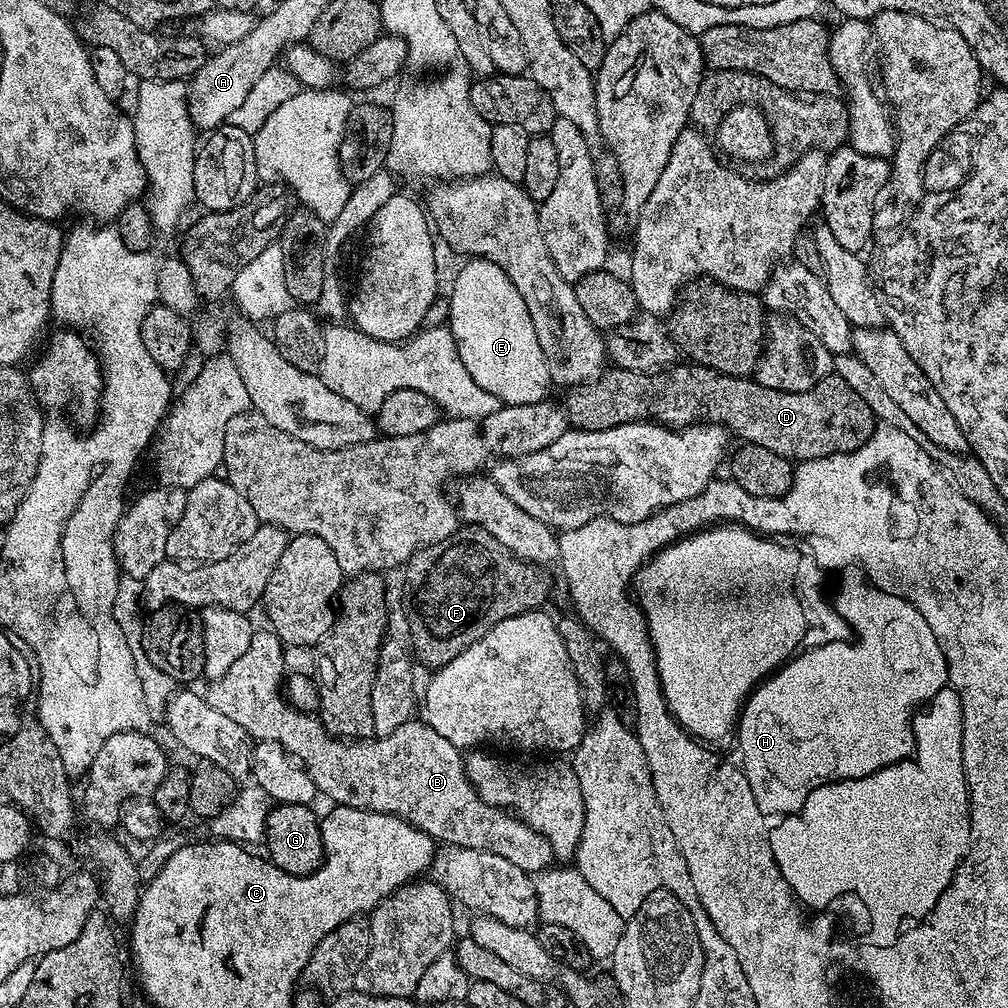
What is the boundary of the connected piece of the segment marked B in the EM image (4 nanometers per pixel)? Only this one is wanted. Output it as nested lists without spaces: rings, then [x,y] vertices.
[[[257,631],[250,642],[250,650],[246,650],[246,654],[242,654],[242,658],[238,658],[238,662],[234,662],[234,666],[230,666],[226,674],[222,674],[222,678],[207,685],[208,704],[214,706],[218,714],[226,714],[226,718],[238,722],[238,726],[242,726],[242,730],[246,730],[253,741],[269,740],[281,744],[307,768],[317,793],[329,795],[337,806],[397,816],[410,821],[415,828],[441,845],[470,847],[489,851],[490,854],[500,854],[529,874],[539,874],[553,863],[552,847],[550,842],[546,842],[544,835],[535,832],[519,816],[486,803],[468,781],[461,749],[446,742],[446,738],[442,738],[442,734],[424,723],[423,719],[410,719],[388,736],[343,740],[329,732],[315,715],[293,708],[286,702],[282,691],[286,680],[284,652],[286,653],[285,645],[281,644],[275,632]]]

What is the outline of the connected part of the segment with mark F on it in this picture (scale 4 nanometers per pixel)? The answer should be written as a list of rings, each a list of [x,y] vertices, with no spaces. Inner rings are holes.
[[[461,526],[450,538],[418,549],[408,560],[403,572],[408,579],[408,632],[412,635],[410,648],[415,659],[425,660],[432,670],[458,658],[462,650],[474,646],[474,642],[498,626],[498,622],[523,612],[543,609],[548,600],[548,591],[552,588],[552,580],[541,565],[519,560],[513,552],[506,550],[506,546],[502,546],[502,542],[498,542],[498,538],[494,538],[494,534],[479,526]]]

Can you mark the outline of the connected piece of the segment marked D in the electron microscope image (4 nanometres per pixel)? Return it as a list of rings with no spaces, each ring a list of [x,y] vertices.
[[[677,362],[653,373],[612,366],[601,372],[600,377],[592,383],[577,384],[563,394],[562,407],[568,416],[569,425],[581,432],[610,430],[619,424],[647,420],[677,430],[683,430],[690,424],[719,424],[721,428],[727,428],[735,439],[737,436],[737,441],[766,446],[766,450],[774,450],[774,454],[782,454],[782,458],[793,462],[826,458],[839,452],[853,452],[872,437],[872,431],[878,426],[870,406],[866,406],[860,395],[835,374],[822,378],[822,382],[810,386],[810,390],[787,392],[770,390],[770,386],[762,386],[755,378],[722,374],[713,368],[691,362]]]

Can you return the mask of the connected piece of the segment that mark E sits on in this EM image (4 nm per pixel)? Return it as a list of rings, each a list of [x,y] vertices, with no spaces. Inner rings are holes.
[[[475,257],[464,262],[453,284],[449,297],[448,327],[455,344],[458,346],[459,357],[470,378],[482,387],[482,390],[498,398],[501,405],[532,405],[549,397],[552,388],[549,366],[546,356],[539,345],[538,334],[535,333],[534,322],[526,309],[525,299],[518,288],[510,282],[510,278],[500,266],[488,259]]]

